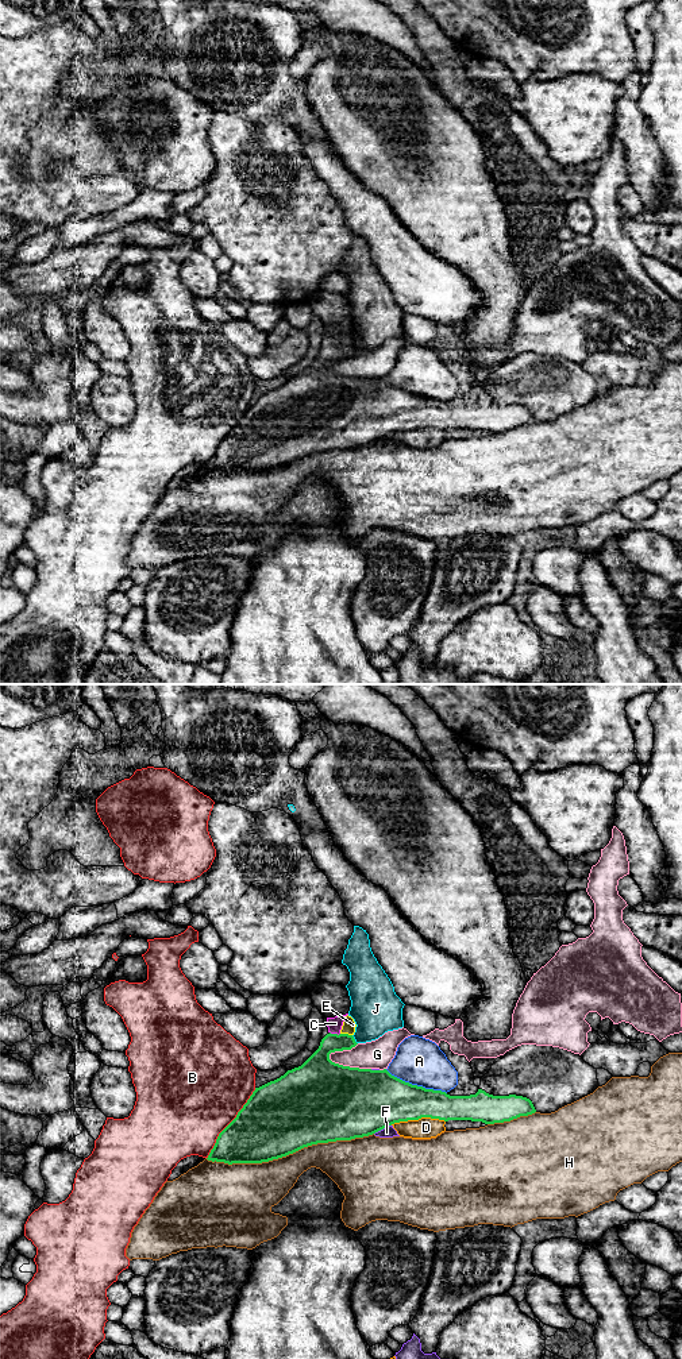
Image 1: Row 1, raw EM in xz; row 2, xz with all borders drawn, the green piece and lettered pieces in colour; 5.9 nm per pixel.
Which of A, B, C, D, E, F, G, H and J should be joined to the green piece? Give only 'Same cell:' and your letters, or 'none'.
Same cell: none

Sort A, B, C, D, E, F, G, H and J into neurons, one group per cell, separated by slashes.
A / B / C E F / D / G / H / J

